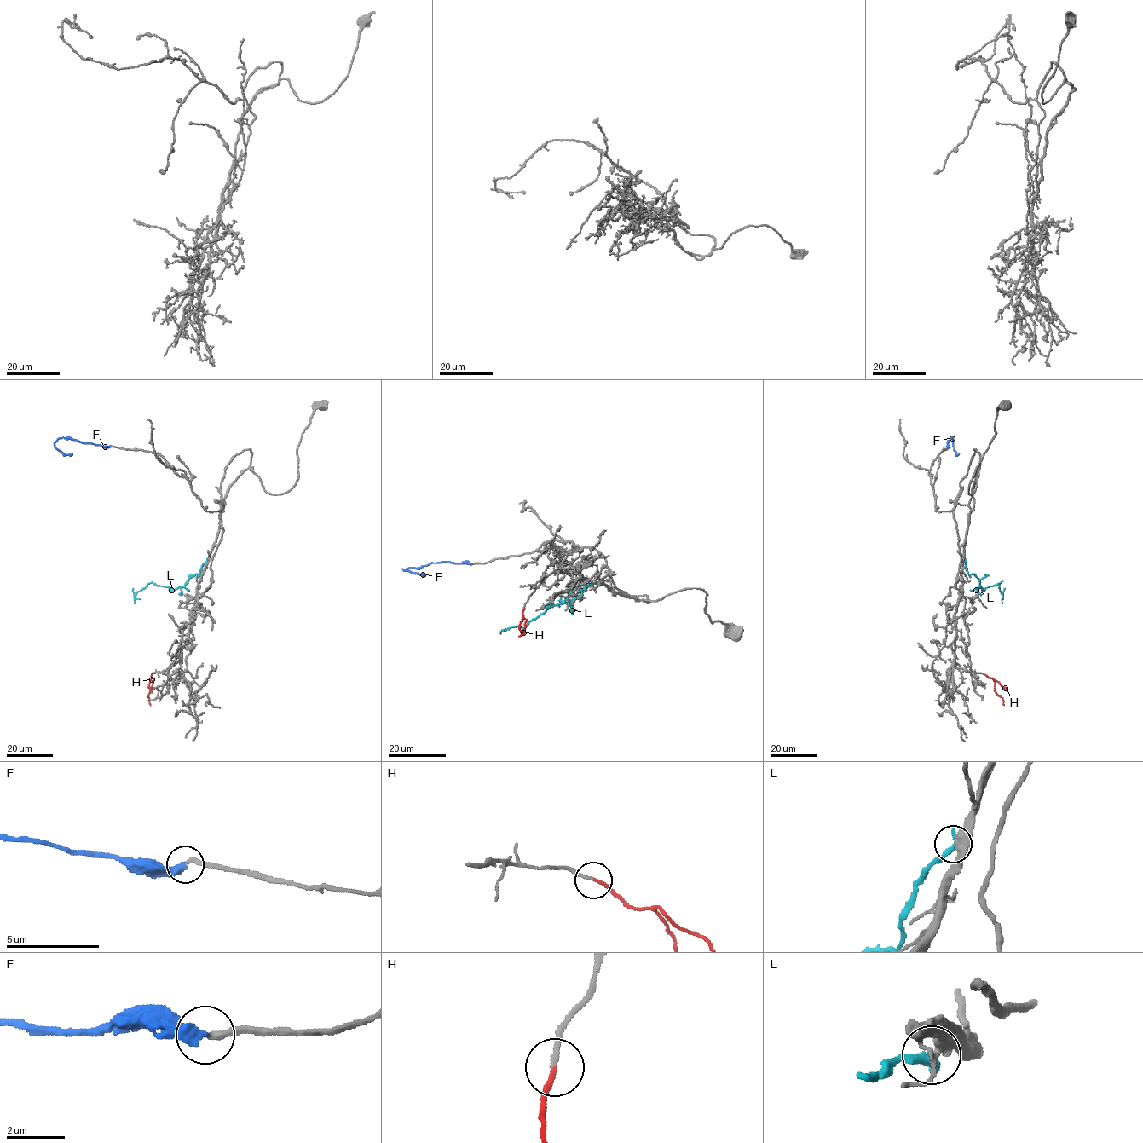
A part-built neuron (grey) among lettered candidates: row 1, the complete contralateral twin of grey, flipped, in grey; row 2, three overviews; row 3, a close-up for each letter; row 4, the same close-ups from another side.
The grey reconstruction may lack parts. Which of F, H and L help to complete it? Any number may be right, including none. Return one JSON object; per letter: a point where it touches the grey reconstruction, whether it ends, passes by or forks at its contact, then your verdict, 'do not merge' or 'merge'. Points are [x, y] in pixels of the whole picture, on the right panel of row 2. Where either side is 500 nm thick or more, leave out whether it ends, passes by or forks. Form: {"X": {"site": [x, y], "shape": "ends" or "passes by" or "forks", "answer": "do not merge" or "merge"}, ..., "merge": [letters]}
{"F": {"site": [949, 446], "shape": "ends", "answer": "merge"}, "H": {"site": [984, 674], "shape": "ends", "answer": "merge"}, "L": {"site": [965, 561], "answer": "do not merge"}, "merge": ["F", "H"]}

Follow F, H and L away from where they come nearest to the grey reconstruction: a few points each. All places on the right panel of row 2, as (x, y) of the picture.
F: (949, 447), (948, 441), (952, 438), (958, 453)
H: (984, 674), (995, 682), (995, 691), (1001, 698), (1003, 705)
L: (965, 561), (968, 573), (978, 580), (982, 590), (1000, 583), (1002, 603)

